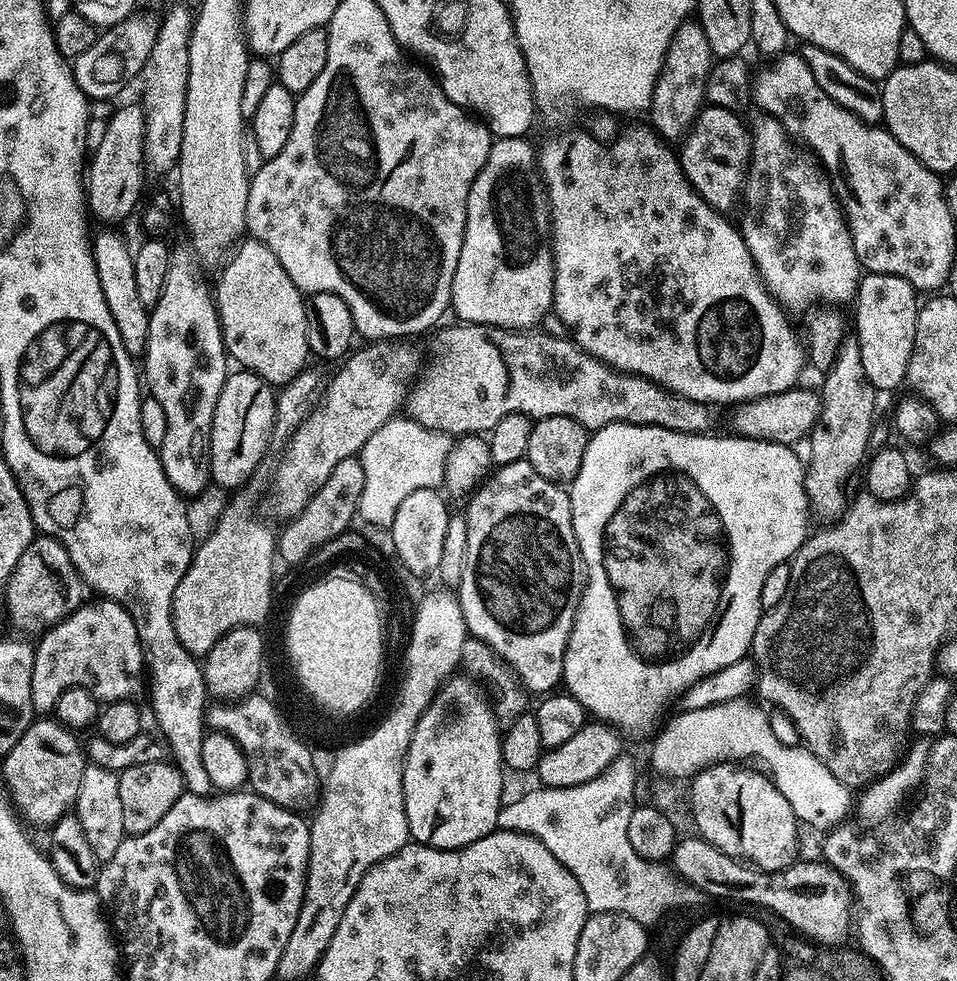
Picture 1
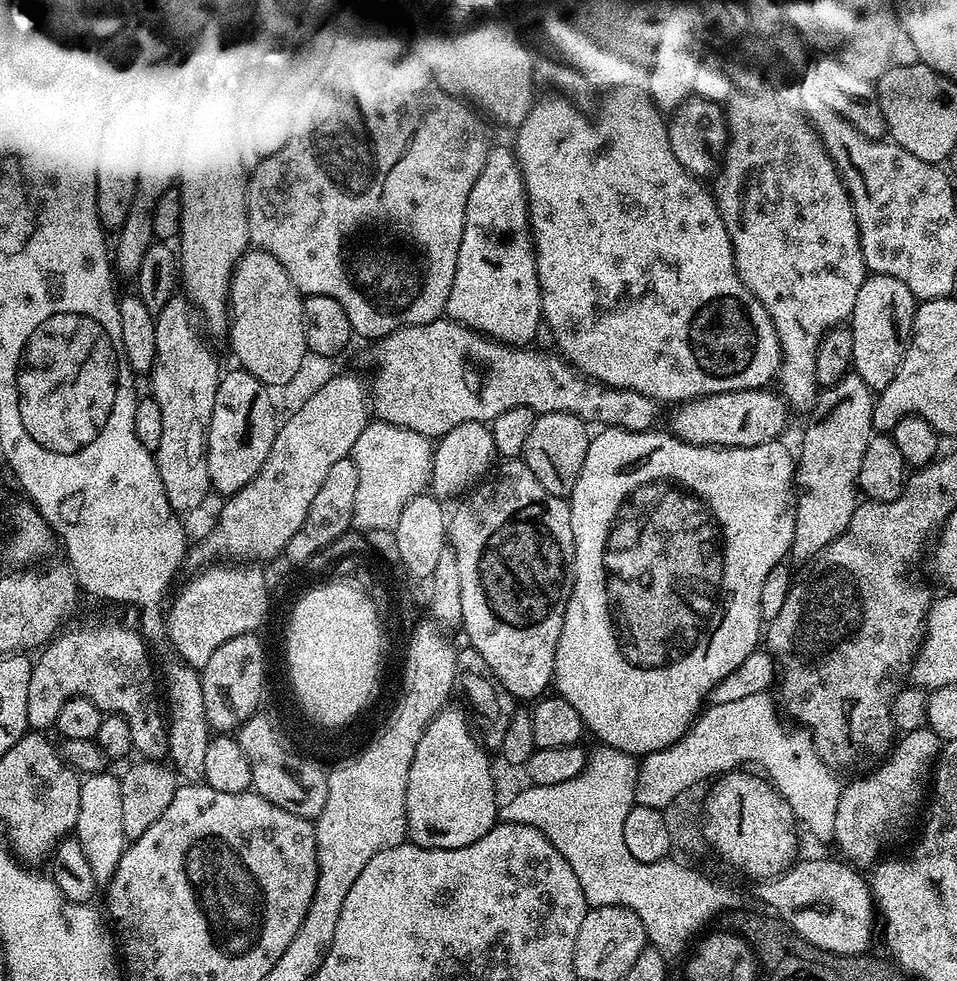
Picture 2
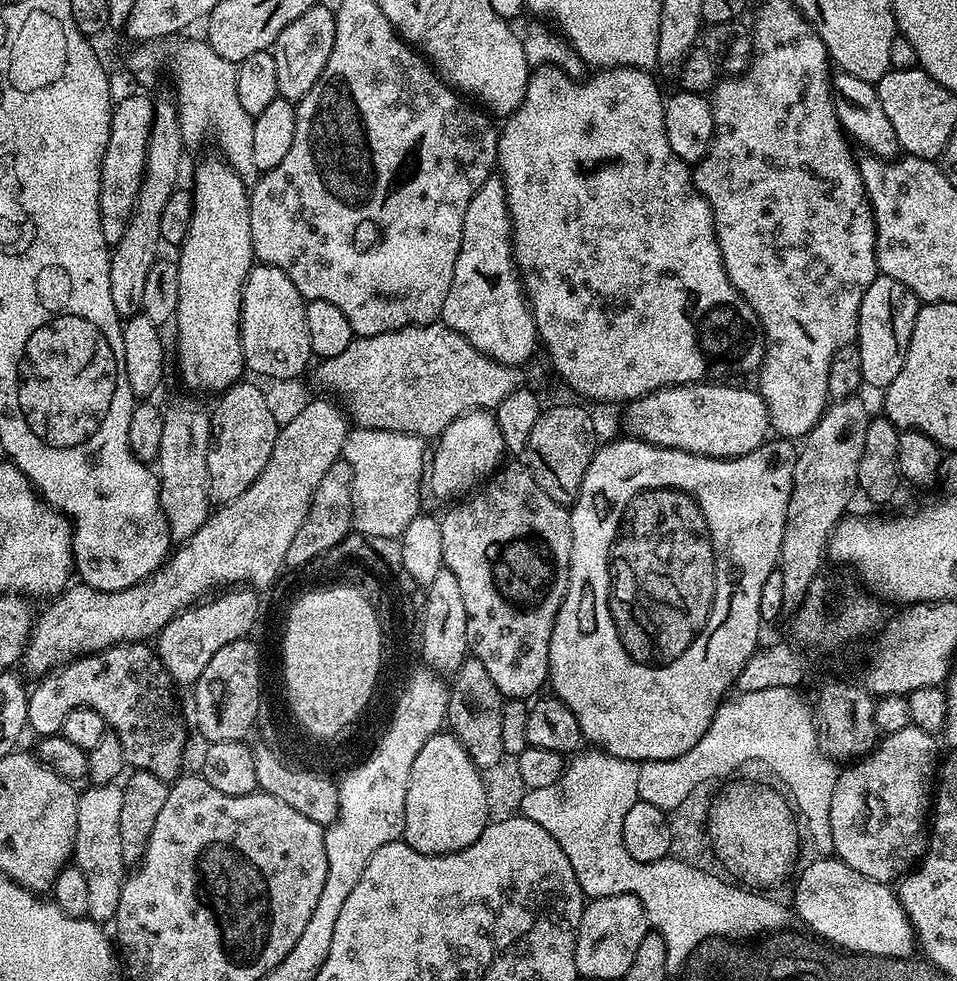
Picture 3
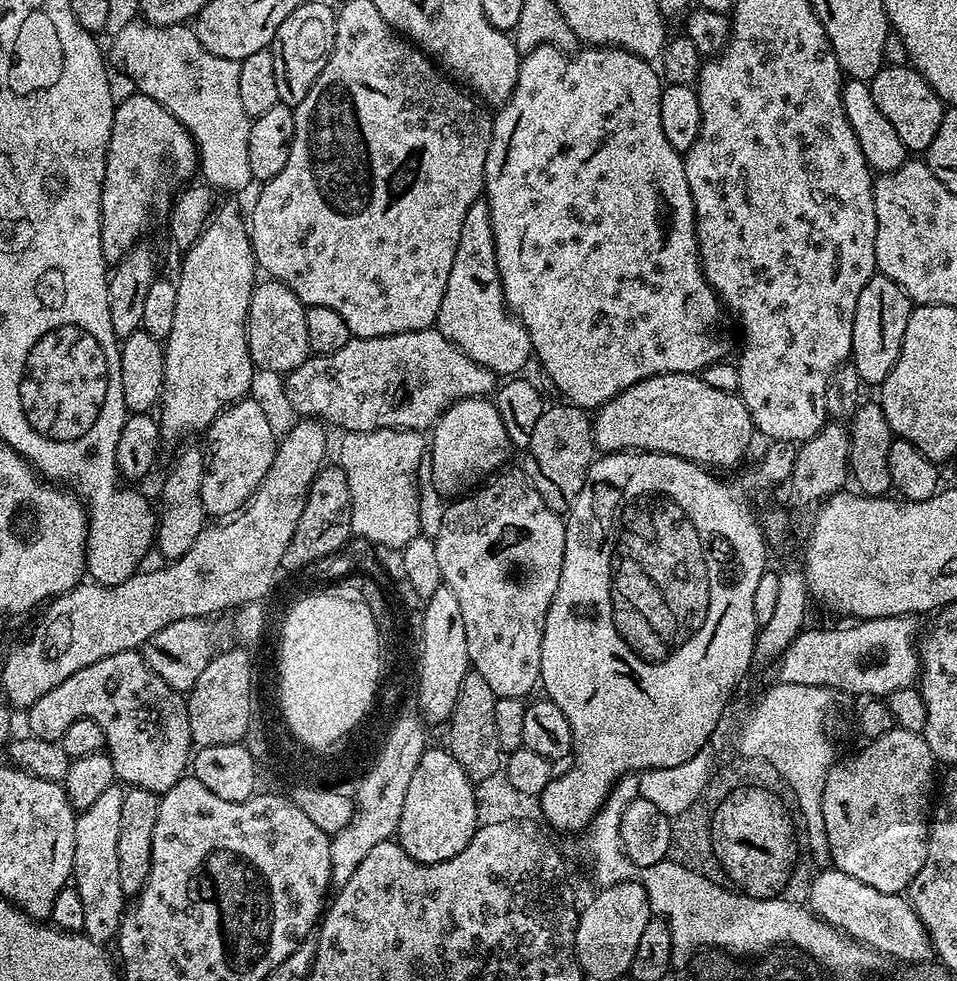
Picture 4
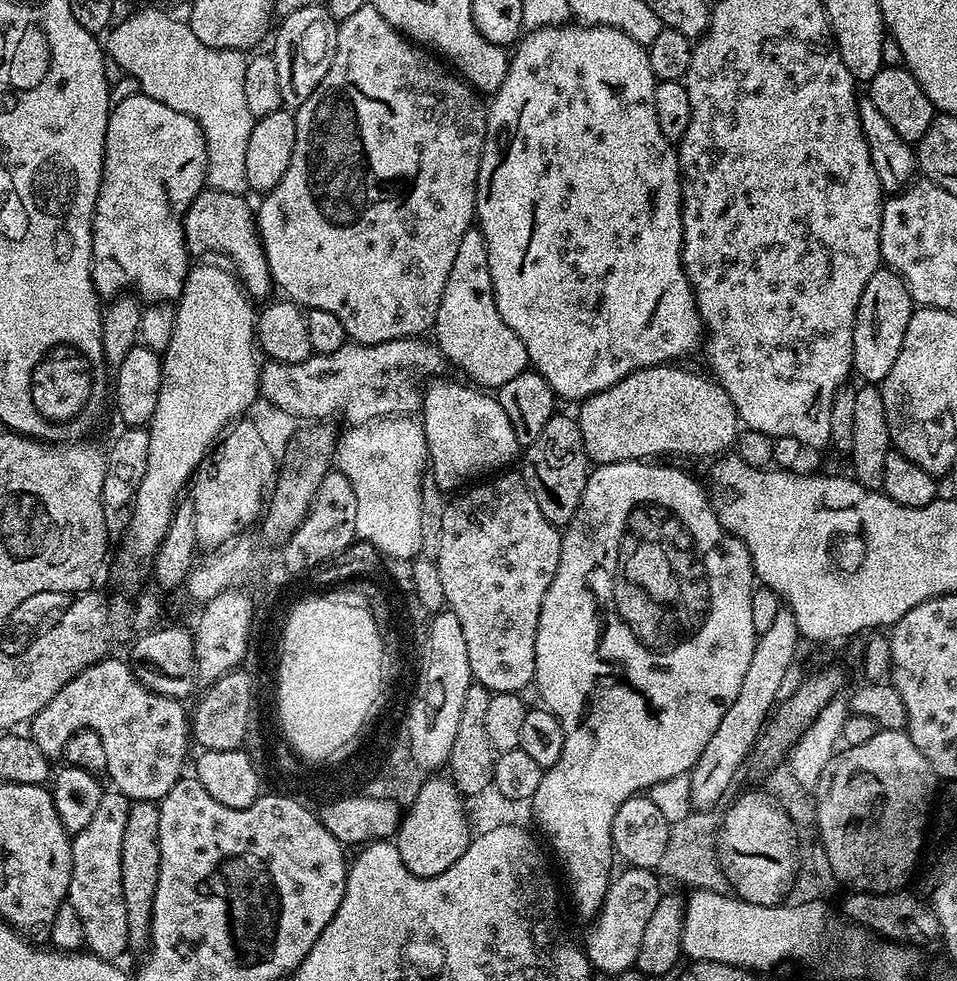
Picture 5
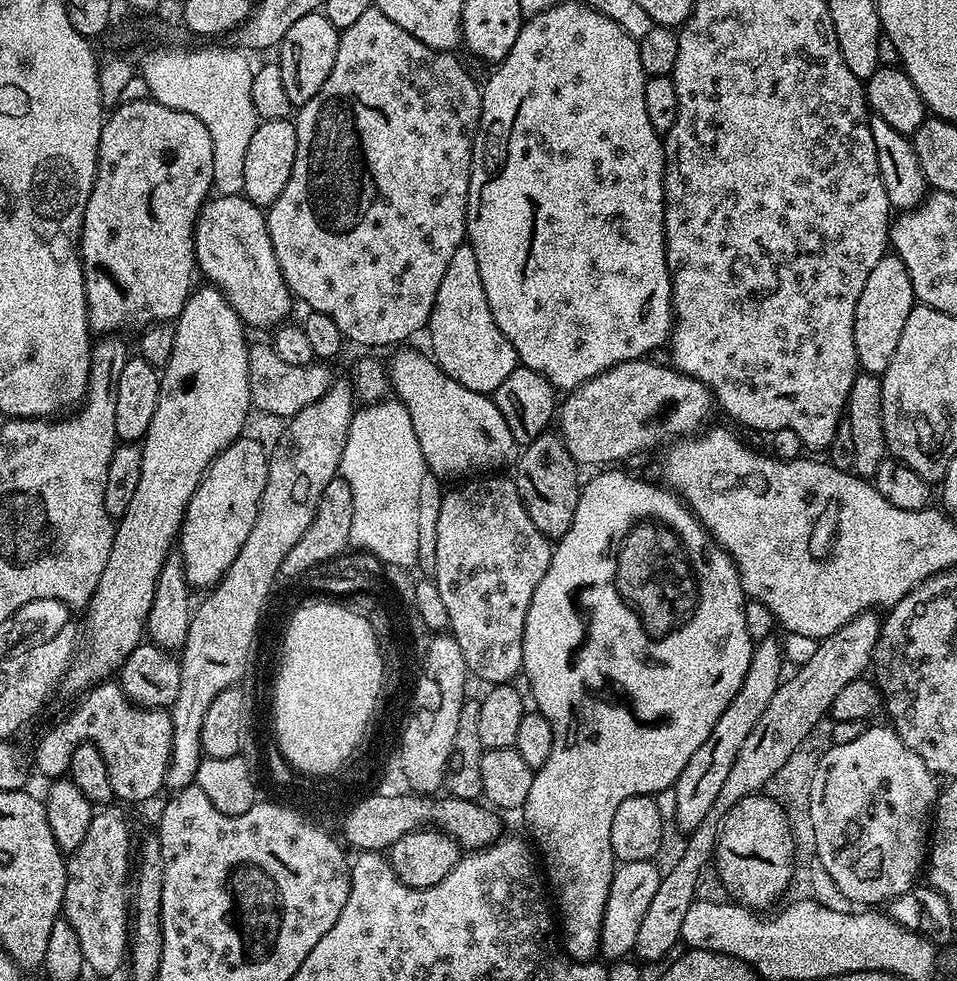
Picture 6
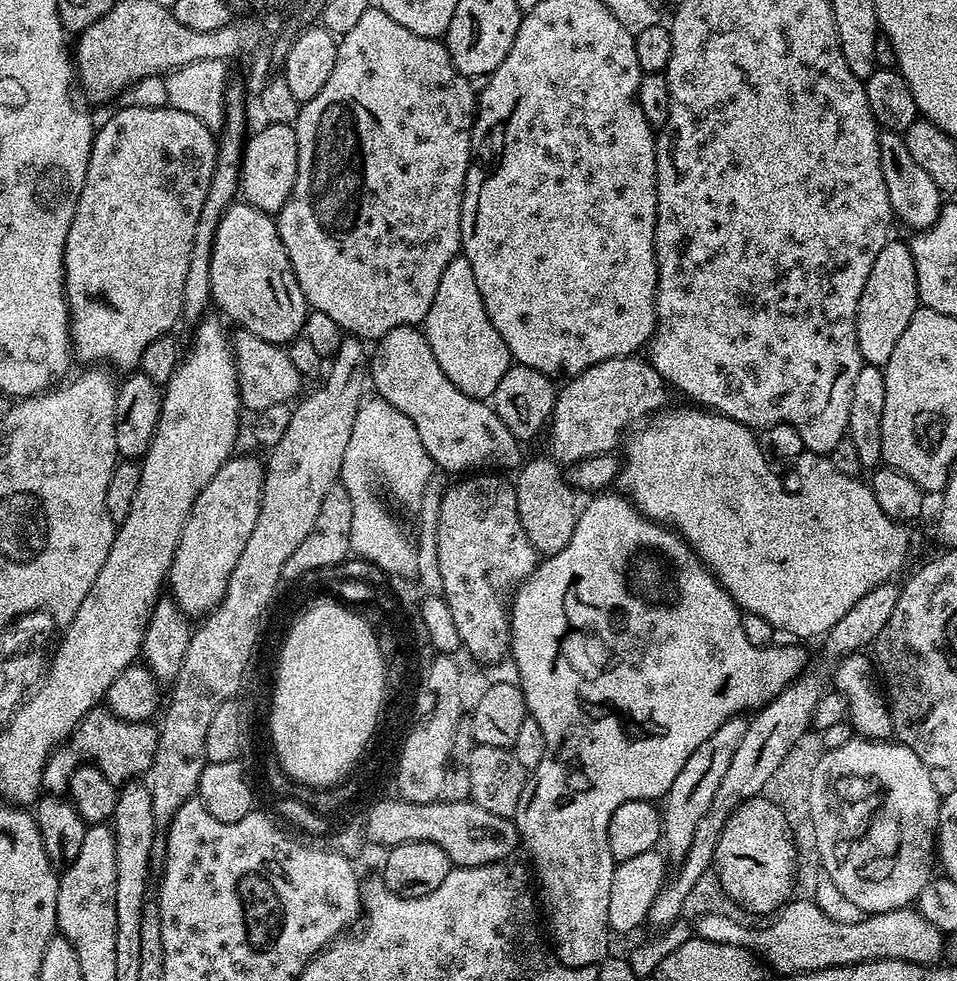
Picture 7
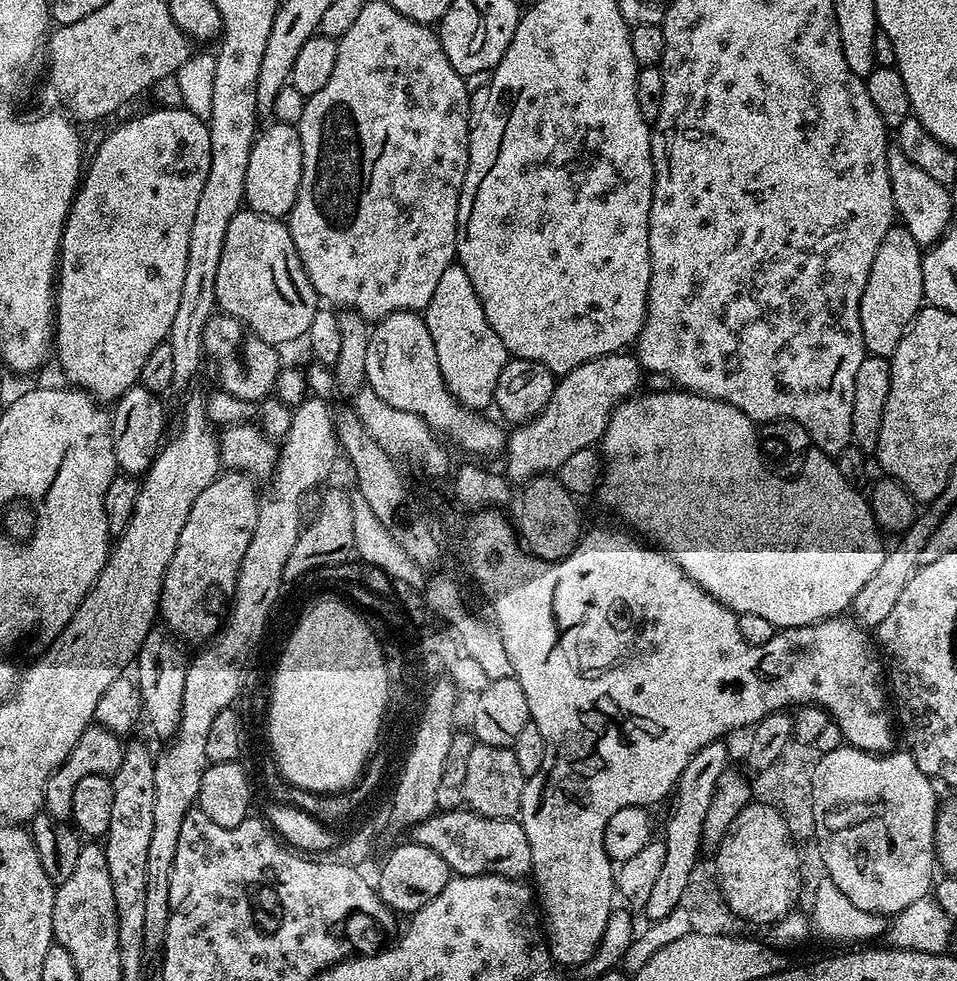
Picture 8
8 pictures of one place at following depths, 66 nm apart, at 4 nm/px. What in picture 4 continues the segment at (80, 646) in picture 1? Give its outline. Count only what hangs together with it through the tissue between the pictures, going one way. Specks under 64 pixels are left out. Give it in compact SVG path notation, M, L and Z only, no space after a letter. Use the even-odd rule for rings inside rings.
M139 651L110 654L110 658L102 658L102 662L94 662L94 666L82 666L78 674L70 674L66 682L54 686L47 694L42 694L38 702L34 702L26 710L28 716L27 731L43 740L59 742L62 734L70 727L70 722L78 722L78 718L90 718L102 726L104 748L116 771L116 780L121 785L150 790L157 794L169 792L179 780L183 780L190 768L190 757L194 751L190 734L190 718L185 693L174 690L146 663Z

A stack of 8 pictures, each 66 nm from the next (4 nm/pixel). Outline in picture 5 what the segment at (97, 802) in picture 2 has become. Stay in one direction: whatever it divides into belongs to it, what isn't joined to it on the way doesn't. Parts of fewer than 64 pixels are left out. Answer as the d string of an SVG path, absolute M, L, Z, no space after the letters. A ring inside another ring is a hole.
M105 791L92 821L71 837L72 873L66 902L82 918L87 951L110 961L125 955L128 946L126 902L122 898L122 834L131 809L132 804L121 792Z

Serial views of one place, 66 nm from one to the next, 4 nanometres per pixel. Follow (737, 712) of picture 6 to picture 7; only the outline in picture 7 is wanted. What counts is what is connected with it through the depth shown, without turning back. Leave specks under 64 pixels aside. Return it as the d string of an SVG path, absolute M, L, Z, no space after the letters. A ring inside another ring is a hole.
M743 715L722 722L722 726L686 758L686 766L682 766L678 778L674 778L674 786L662 797L662 844L668 847L674 861L682 861L690 850L698 822L706 815L706 810L710 810L710 802L714 802L714 794L726 770L730 770L730 758L734 758L734 750L738 750L738 742L742 742L742 734L746 734L747 729L748 720Z

